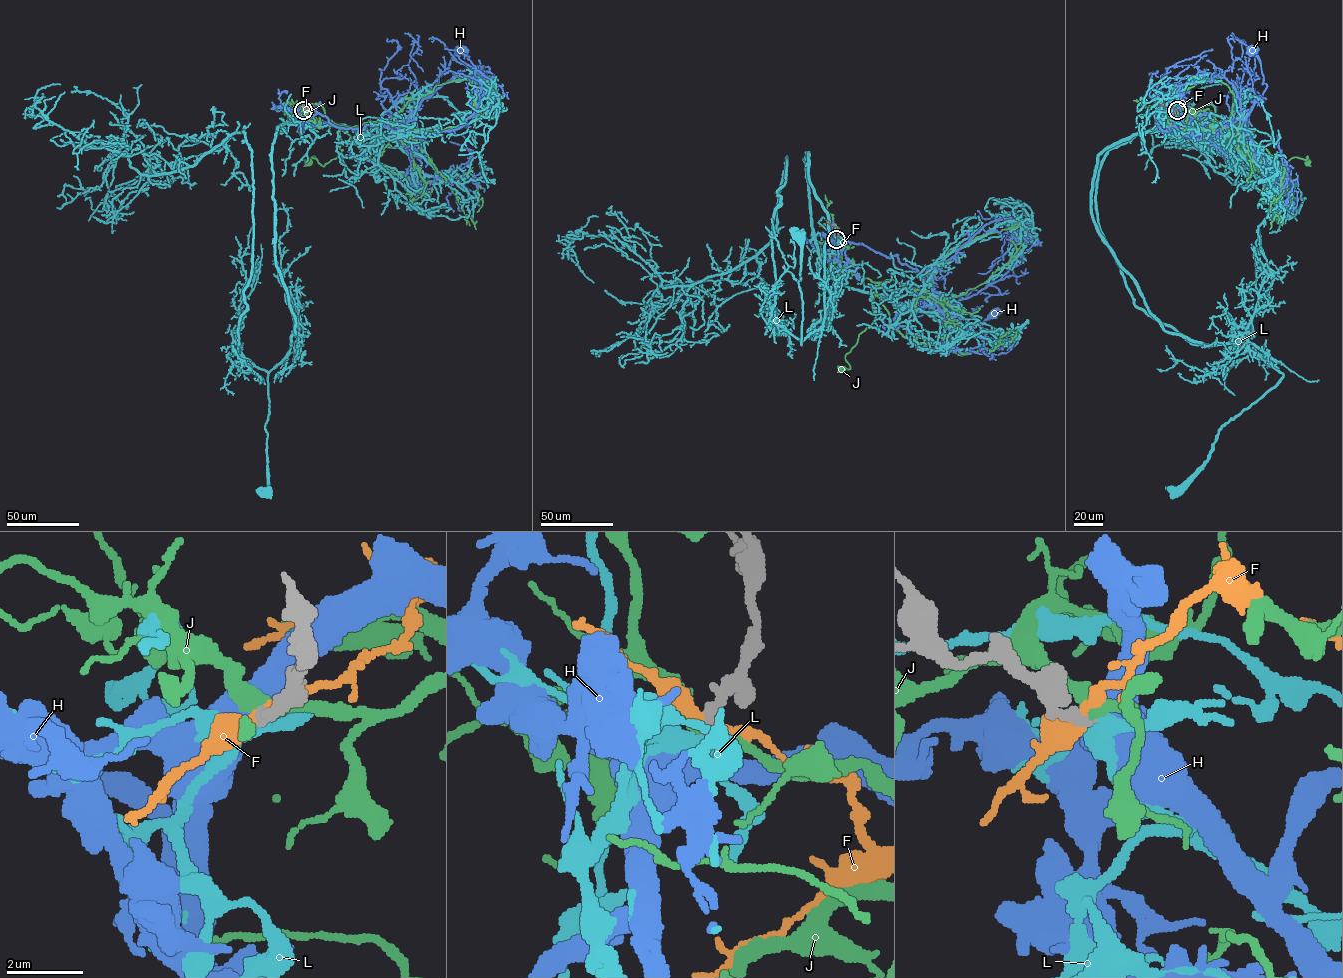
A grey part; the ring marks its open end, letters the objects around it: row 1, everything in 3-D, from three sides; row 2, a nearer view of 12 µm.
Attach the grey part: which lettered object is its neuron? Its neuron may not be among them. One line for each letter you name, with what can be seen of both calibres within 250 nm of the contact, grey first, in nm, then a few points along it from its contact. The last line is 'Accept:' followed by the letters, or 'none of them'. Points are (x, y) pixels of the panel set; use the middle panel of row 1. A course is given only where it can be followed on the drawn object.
L: 320 nm thick on the grey side, 320 nm on the other; it runs (836, 239), (831, 253), (820, 254), (806, 152), (828, 237), (823, 325), (801, 344), (801, 238)
Accept: L

